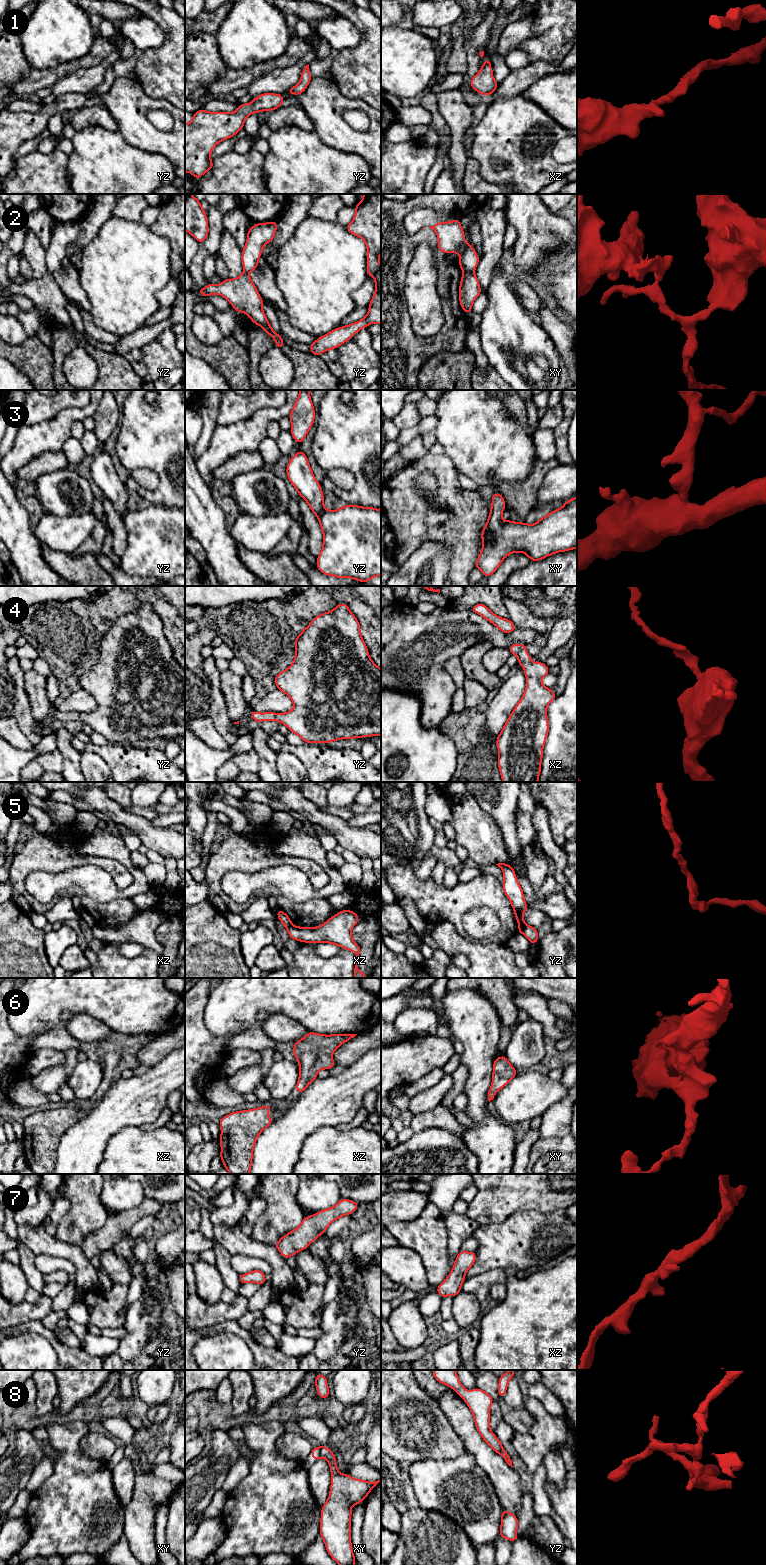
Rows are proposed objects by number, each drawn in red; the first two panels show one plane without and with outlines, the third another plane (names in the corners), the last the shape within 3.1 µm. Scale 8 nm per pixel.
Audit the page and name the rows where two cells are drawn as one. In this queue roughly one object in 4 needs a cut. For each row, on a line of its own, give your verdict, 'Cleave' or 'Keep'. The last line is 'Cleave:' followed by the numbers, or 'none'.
1: Keep
2: Cleave
3: Keep
4: Keep
5: Cleave
6: Keep
7: Keep
8: Cleave
Cleave: 2, 5, 8

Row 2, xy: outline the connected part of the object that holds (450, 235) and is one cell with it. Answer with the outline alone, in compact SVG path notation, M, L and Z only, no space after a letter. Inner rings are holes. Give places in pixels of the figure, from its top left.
M459 218L451 222L439 221L433 229L438 237L438 250L446 254L455 252L460 255L459 266L464 272L474 272L478 263L479 256L473 246L465 242L464 229L460 225Z

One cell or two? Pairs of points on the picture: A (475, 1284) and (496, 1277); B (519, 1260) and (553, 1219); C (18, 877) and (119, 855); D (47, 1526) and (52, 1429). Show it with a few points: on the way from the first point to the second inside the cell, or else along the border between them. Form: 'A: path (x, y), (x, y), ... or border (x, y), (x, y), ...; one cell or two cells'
A: path (480, 1284), (491, 1277); one cell
B: path (524, 1250), (545, 1229); one cell
C: border (85, 855), (115, 859), (128, 870); two cells
D: path (67, 1502), (67, 1453); one cell

